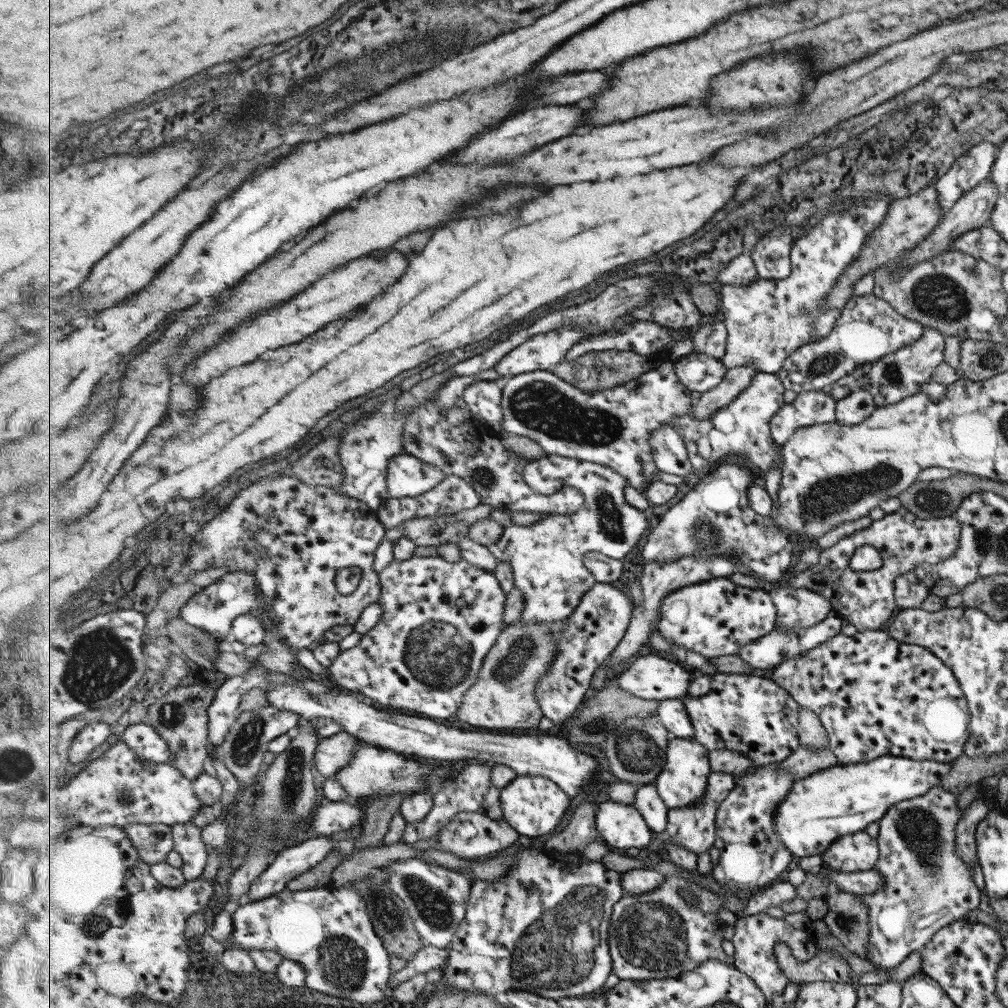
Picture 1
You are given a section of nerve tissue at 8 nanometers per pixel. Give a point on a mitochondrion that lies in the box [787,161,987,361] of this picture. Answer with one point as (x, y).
(937, 296)

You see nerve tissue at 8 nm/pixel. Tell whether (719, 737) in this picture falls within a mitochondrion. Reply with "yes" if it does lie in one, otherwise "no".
no

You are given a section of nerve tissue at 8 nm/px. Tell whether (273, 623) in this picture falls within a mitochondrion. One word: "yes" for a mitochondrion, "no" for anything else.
no

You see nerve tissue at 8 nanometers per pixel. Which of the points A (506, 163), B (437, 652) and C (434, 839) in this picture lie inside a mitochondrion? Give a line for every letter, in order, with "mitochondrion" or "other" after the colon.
A: other
B: mitochondrion
C: other

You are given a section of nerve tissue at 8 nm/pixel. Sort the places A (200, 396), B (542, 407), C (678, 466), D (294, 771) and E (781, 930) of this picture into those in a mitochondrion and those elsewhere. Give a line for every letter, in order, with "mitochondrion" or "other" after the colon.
A: other
B: mitochondrion
C: other
D: mitochondrion
E: other

